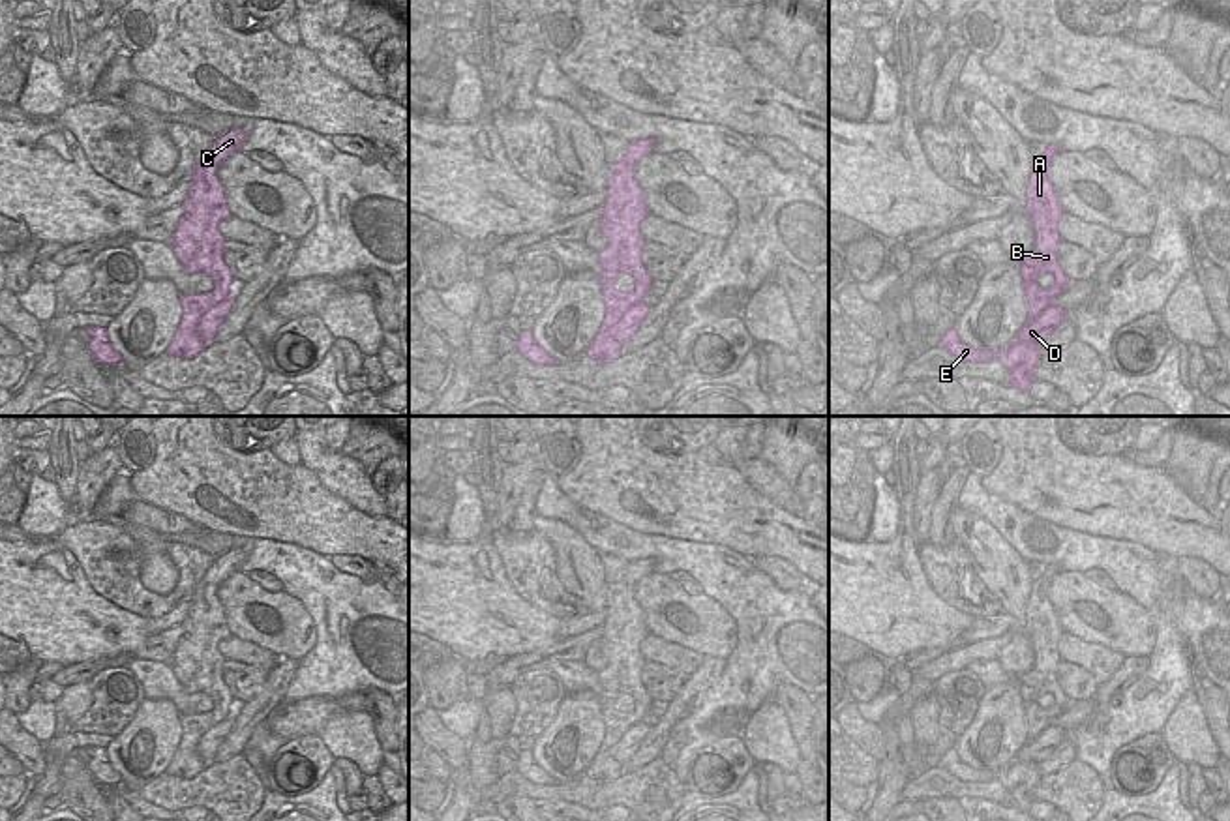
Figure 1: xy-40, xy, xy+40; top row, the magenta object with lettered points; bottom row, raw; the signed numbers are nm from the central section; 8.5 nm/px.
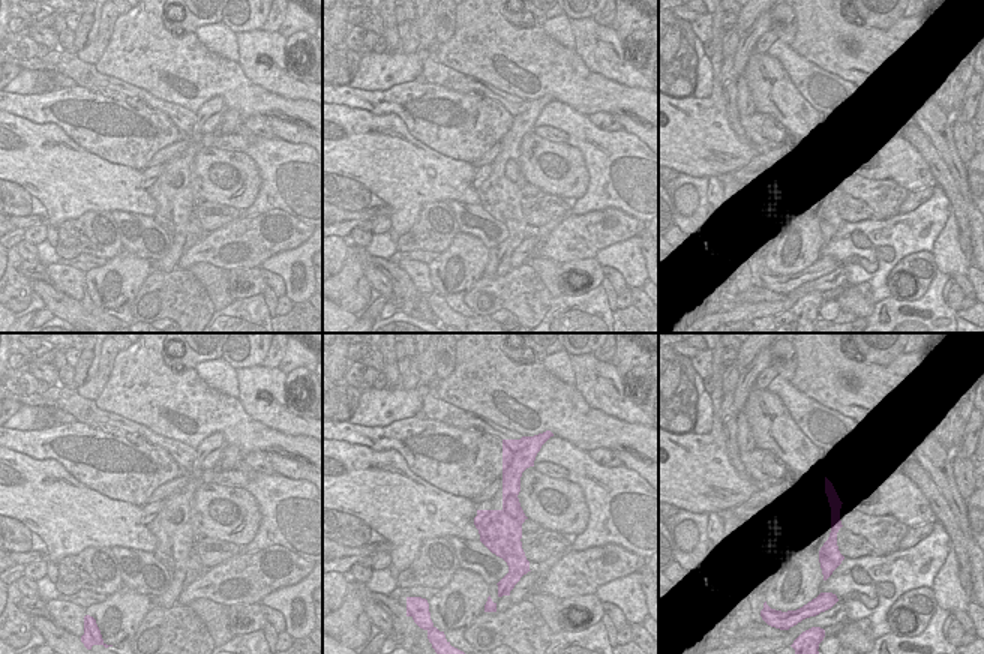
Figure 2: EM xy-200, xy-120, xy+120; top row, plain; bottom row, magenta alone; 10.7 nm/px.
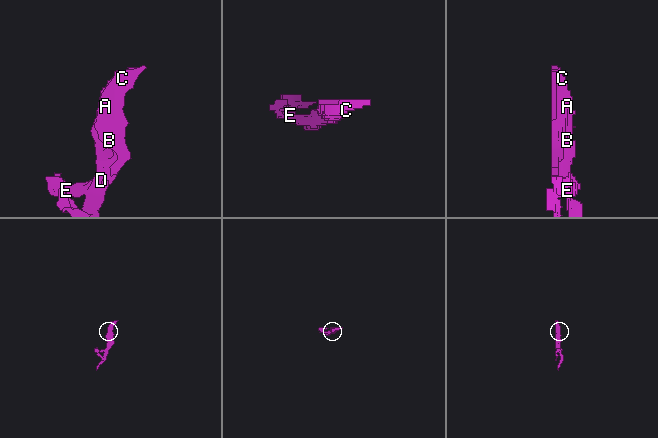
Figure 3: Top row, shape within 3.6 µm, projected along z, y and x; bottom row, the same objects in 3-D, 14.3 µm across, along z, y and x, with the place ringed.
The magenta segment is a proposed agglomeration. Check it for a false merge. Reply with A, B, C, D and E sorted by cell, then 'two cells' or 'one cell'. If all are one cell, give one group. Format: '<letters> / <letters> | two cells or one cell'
A B C / D E | two cells

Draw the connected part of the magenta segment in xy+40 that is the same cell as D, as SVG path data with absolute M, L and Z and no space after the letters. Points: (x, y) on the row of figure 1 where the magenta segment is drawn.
M1048 306L1035 321L1026 322L1011 339L1011 343L999 352L977 351L969 345L962 343L956 326L947 330L939 341L939 345L952 356L962 362L990 362L994 358L1003 358L1003 352L1016 343L1042 343L1052 336L1052 332L1059 326L1065 317L1065 309L1059 306Z

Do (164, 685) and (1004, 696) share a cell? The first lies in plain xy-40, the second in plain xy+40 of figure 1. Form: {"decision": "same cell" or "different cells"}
{"decision": "different cells"}

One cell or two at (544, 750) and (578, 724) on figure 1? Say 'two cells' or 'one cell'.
one cell

